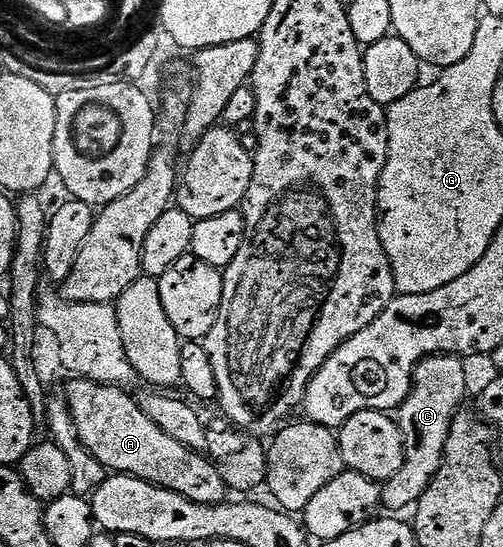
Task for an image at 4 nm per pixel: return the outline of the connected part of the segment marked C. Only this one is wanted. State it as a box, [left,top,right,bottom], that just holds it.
[382,354,468,511]

